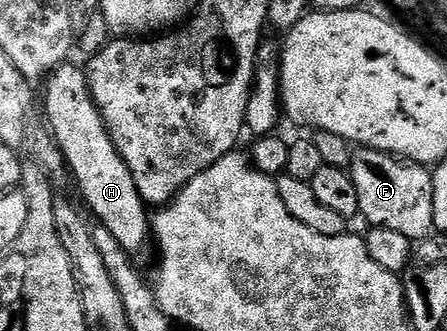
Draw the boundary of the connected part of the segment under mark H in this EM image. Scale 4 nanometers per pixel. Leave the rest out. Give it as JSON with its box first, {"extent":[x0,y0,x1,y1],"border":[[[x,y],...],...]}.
{"extent":[44,63,152,259],"border":[[[63,63],[45,78],[46,85],[46,111],[44,117],[48,122],[50,133],[53,134],[57,142],[59,151],[63,153],[66,160],[67,170],[74,175],[74,181],[78,184],[78,189],[82,192],[82,197],[86,200],[88,208],[94,212],[93,220],[99,225],[108,227],[112,231],[112,236],[124,247],[126,254],[138,259],[146,249],[146,244],[152,241],[152,217],[148,212],[148,206],[143,201],[140,191],[136,187],[136,179],[132,179],[132,171],[128,171],[128,163],[116,151],[116,143],[112,143],[112,135],[96,107],[96,103],[90,94],[90,79],[85,68],[77,69],[71,63]]]}

